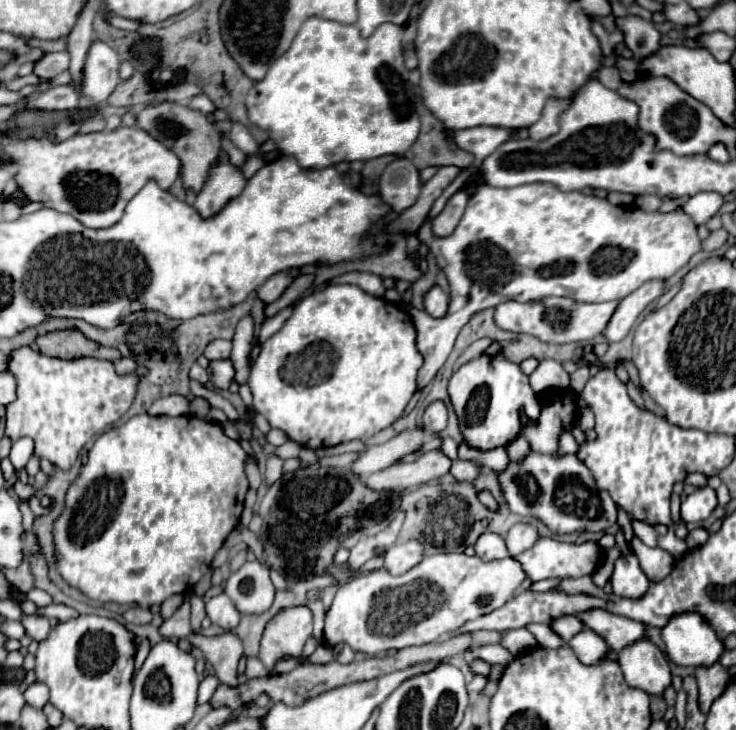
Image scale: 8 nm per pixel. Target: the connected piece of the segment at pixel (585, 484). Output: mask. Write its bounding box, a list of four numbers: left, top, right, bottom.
[499,452,617,534]

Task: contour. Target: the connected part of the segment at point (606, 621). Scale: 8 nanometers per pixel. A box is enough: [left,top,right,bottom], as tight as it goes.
[579,608,645,652]

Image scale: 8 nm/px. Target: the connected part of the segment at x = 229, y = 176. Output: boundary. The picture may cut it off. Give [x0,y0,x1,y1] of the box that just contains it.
[193,152,247,218]

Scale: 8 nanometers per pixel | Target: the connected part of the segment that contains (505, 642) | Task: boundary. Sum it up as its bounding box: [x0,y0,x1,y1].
[499,628,537,656]

